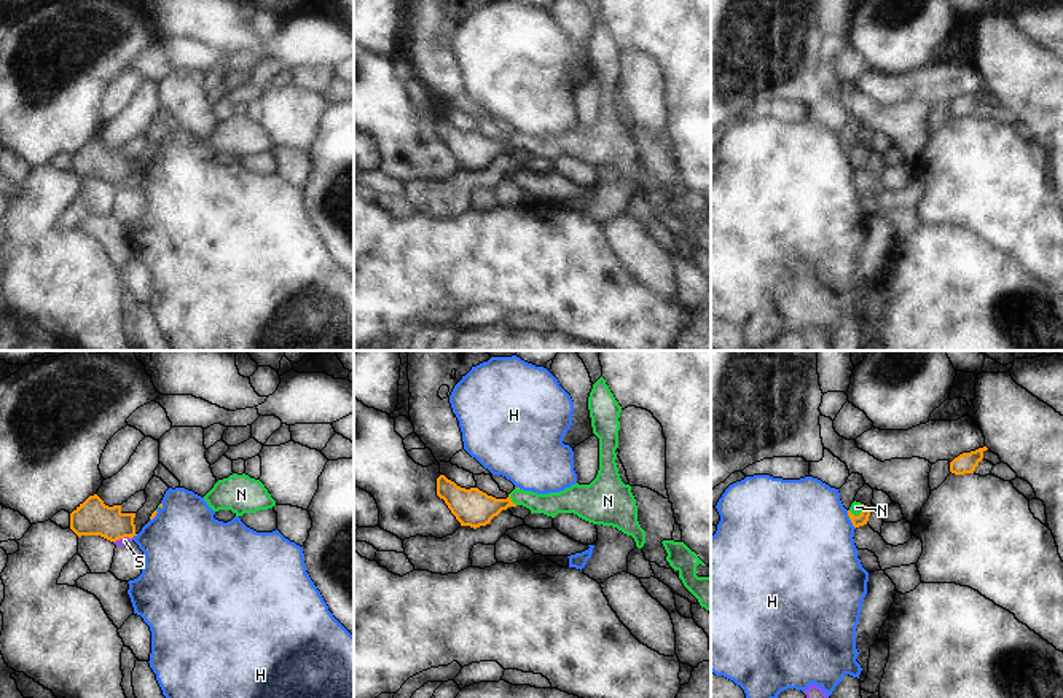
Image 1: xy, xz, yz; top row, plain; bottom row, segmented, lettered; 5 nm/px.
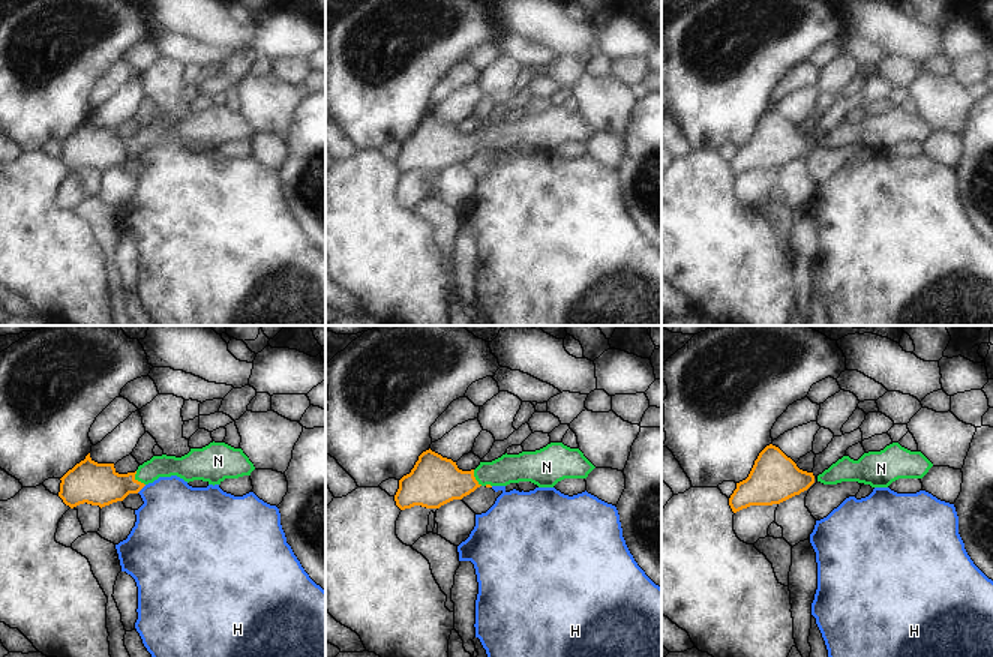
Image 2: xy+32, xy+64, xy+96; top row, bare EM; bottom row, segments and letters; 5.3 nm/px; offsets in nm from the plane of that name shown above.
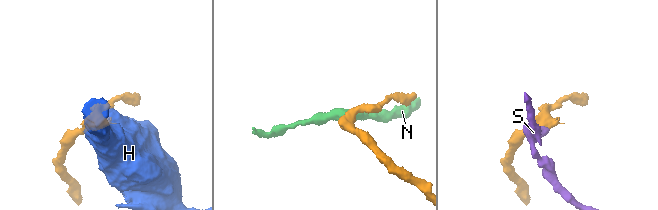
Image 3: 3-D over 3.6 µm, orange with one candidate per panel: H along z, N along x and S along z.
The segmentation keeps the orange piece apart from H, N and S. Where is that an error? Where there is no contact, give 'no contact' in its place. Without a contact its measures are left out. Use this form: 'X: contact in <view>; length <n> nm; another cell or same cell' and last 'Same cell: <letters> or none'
H: contact in yz; length 100 nm; another cell
N: contact in xz; length 70 nm; same cell
S: contact in xy; length 100 nm; another cell
Same cell: N

